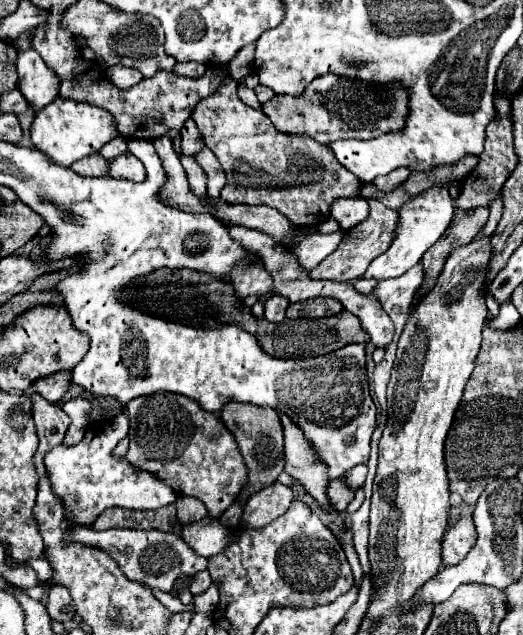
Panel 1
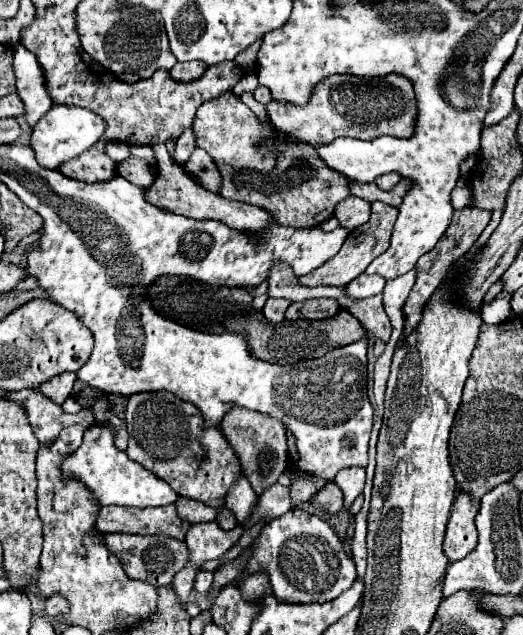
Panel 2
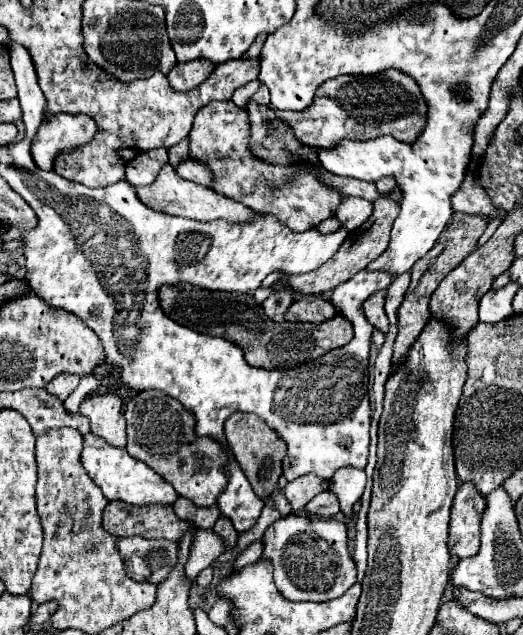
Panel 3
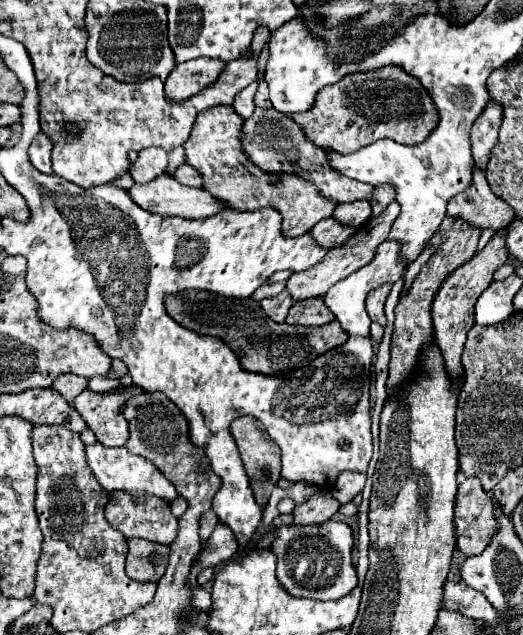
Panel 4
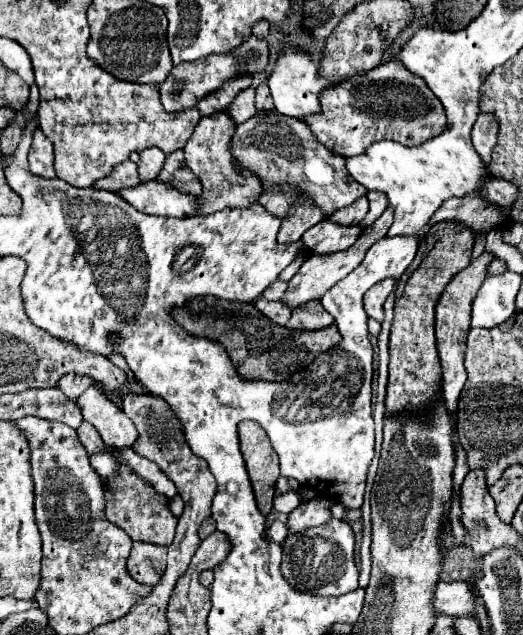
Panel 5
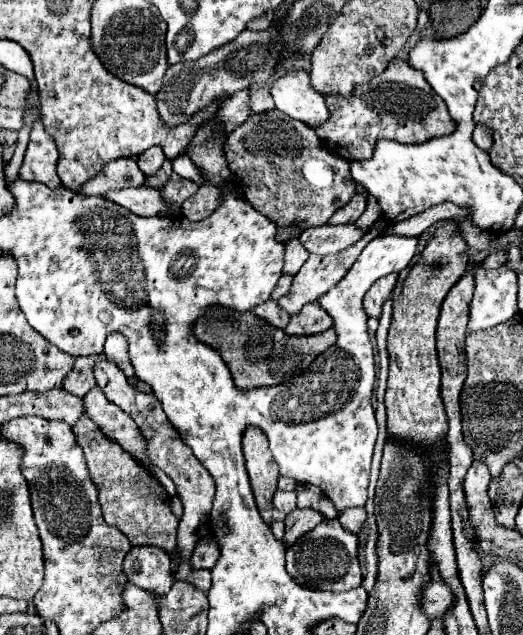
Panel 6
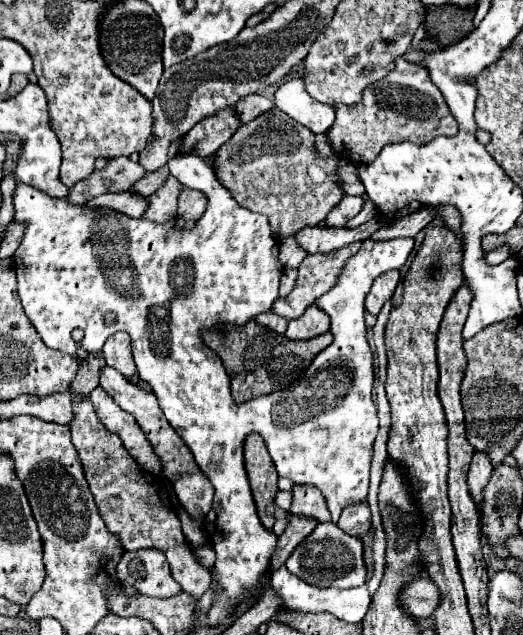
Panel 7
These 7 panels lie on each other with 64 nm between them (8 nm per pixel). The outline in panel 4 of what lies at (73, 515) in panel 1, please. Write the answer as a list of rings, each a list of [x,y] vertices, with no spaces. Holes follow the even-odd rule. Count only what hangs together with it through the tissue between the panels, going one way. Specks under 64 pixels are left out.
[[[100,442],[86,446],[86,462],[96,476],[98,484],[108,492],[128,492],[130,496],[160,496],[171,503],[178,493],[175,486],[149,461],[128,454],[126,448],[106,448]]]

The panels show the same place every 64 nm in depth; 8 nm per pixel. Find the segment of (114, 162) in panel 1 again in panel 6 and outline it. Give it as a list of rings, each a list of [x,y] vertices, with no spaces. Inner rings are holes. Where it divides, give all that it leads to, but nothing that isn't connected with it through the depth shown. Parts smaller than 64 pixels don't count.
[[[152,146],[152,148],[148,148],[146,152],[142,152],[138,156],[138,166],[144,172],[144,176],[152,176],[152,174],[158,172],[158,168],[164,162],[164,158],[166,158],[164,152],[158,146]]]

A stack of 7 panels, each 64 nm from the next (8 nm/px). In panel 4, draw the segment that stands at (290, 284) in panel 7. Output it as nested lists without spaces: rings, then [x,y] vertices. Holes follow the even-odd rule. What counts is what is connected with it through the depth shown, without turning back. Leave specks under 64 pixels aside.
[[[276,282],[276,284],[264,284],[264,286],[260,286],[256,292],[254,292],[254,300],[264,300],[264,298],[268,298],[268,296],[274,296],[274,294],[278,294],[278,292],[282,292],[286,288],[286,282]]]

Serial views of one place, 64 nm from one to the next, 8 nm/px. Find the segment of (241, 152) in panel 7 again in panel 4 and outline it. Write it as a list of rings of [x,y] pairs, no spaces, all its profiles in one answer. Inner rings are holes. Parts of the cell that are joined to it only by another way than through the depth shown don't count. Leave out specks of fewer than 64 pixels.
[[[254,108],[254,114],[244,122],[242,128],[244,136],[244,150],[248,158],[260,166],[266,172],[288,172],[288,174],[298,174],[320,190],[322,196],[336,200],[338,204],[342,202],[352,202],[352,200],[370,200],[374,188],[370,184],[360,184],[352,178],[346,178],[332,170],[326,160],[326,152],[318,148],[316,144],[308,142],[308,138],[302,134],[298,124],[294,124],[288,116],[276,112],[274,108]]]

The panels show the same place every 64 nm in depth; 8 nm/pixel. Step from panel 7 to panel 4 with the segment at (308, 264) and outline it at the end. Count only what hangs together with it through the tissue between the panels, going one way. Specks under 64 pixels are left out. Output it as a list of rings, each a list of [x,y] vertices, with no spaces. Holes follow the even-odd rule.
[[[394,200],[394,202],[390,202],[390,204],[386,206],[386,210],[384,210],[380,216],[374,216],[374,218],[370,218],[366,224],[362,224],[362,226],[356,230],[356,234],[348,238],[346,244],[342,244],[342,246],[334,248],[332,252],[328,252],[328,256],[326,256],[322,262],[318,262],[316,266],[312,266],[312,268],[308,268],[308,270],[304,270],[304,272],[292,274],[292,276],[288,278],[288,282],[286,282],[286,288],[290,290],[290,294],[292,294],[296,300],[314,298],[314,296],[324,296],[336,282],[344,280],[346,276],[350,276],[352,272],[356,272],[360,266],[370,264],[370,262],[372,262],[372,256],[376,254],[378,244],[382,244],[384,240],[388,240],[388,232],[390,232],[392,222],[396,220],[398,214],[400,214],[400,204],[396,204],[396,200]]]

